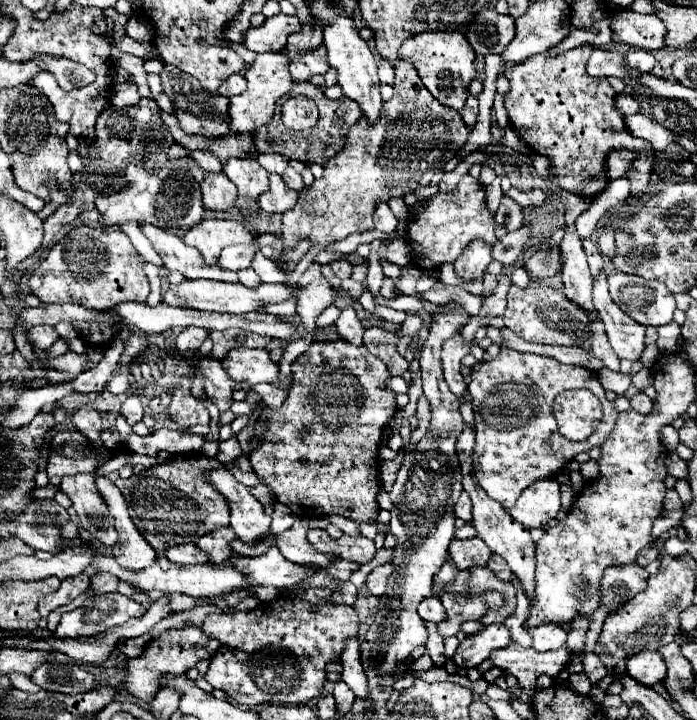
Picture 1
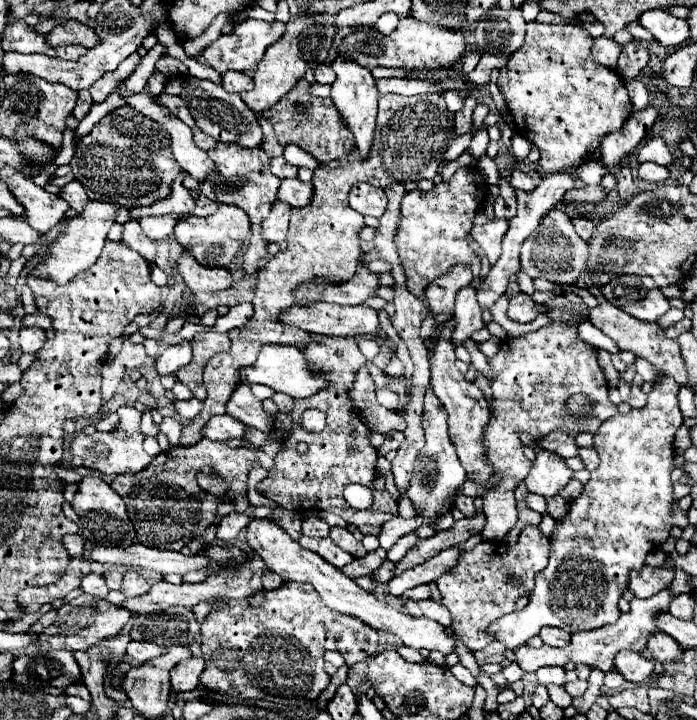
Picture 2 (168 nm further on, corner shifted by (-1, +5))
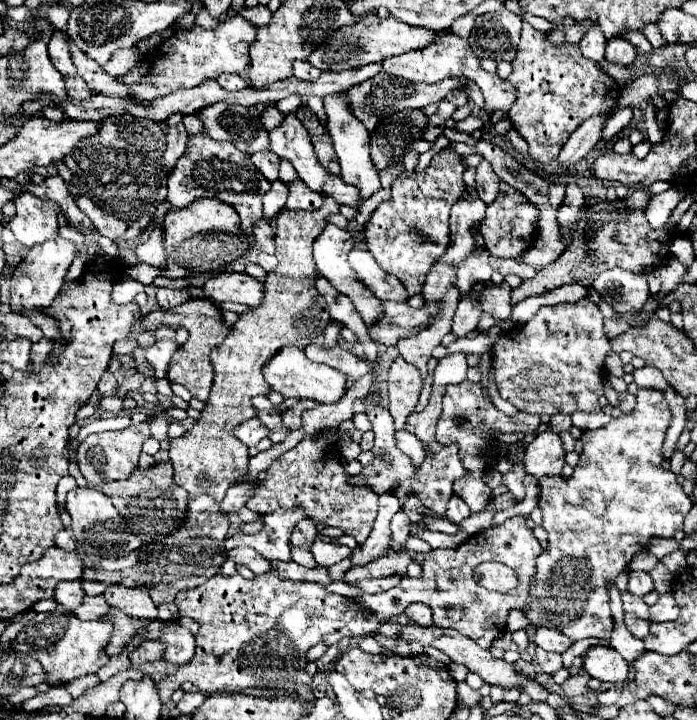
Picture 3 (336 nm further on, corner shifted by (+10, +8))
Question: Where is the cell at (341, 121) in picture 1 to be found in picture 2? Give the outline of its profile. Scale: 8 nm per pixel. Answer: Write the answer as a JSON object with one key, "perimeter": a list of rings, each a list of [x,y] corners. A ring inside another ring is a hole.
{"perimeter":[[[299,80],[295,84],[295,88],[279,102],[277,110],[283,110],[283,112],[263,112],[263,116],[273,124],[275,136],[281,146],[297,144],[305,152],[313,154],[321,164],[347,158],[351,154],[351,150],[355,148],[353,136],[351,136],[351,132],[347,132],[335,104],[329,98],[311,96],[307,80]],[[299,106],[305,106],[305,108],[297,110]]]}

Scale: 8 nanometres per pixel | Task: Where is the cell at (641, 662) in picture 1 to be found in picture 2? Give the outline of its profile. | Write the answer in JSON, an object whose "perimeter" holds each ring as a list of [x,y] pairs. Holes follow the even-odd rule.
{"perimeter":[[[617,652],[615,660],[615,670],[629,682],[643,682],[653,674],[653,662],[645,660],[639,652]]]}

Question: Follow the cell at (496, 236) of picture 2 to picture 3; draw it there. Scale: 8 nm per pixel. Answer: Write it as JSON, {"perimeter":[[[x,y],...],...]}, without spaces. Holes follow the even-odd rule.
{"perimeter":[[[500,183],[498,199],[486,209],[486,217],[480,225],[480,233],[484,237],[484,245],[490,255],[494,257],[518,257],[526,247],[528,241],[532,241],[532,233],[536,231],[536,207],[514,187],[508,183]]]}

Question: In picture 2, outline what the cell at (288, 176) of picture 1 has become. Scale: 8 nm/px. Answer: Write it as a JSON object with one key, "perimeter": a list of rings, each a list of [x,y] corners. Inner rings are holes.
{"perimeter":[[[277,156],[277,158],[271,158],[271,172],[285,180],[285,178],[295,178],[297,176],[297,168],[287,164],[287,160],[283,160],[283,156]]]}

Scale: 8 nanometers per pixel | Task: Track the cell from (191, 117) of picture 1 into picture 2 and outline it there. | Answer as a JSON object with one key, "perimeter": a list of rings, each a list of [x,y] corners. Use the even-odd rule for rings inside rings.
{"perimeter":[[[187,76],[187,80],[181,82],[183,88],[183,100],[187,102],[197,128],[213,136],[217,142],[233,142],[245,148],[261,148],[263,144],[263,132],[257,122],[257,114],[243,104],[243,98],[239,94],[225,92],[221,86],[209,82],[209,80],[199,80],[195,76]]]}

